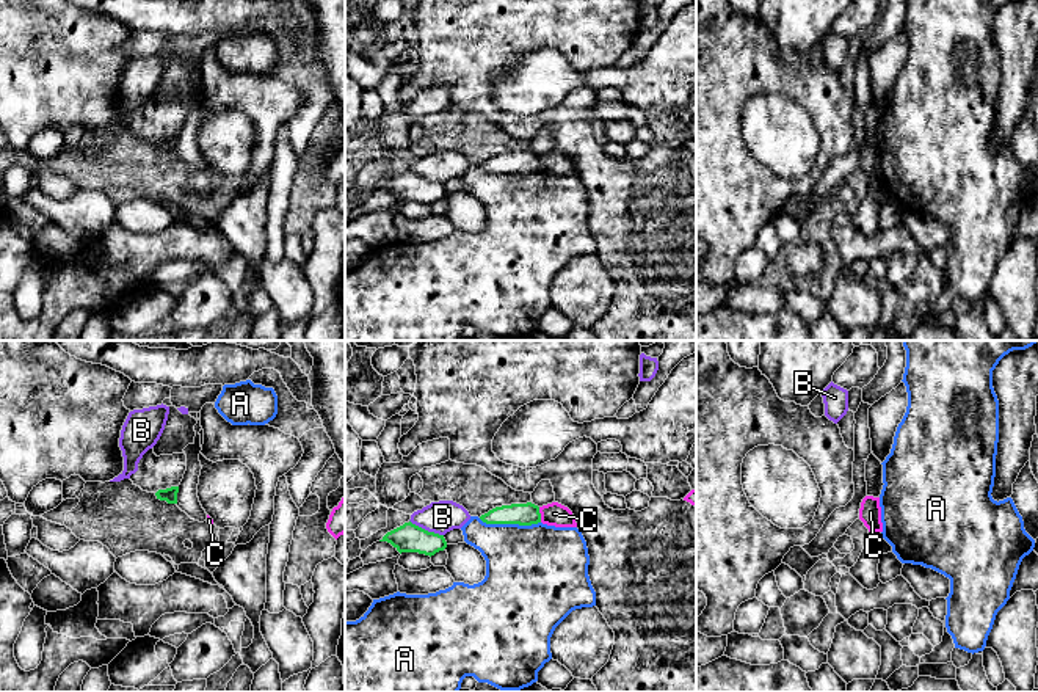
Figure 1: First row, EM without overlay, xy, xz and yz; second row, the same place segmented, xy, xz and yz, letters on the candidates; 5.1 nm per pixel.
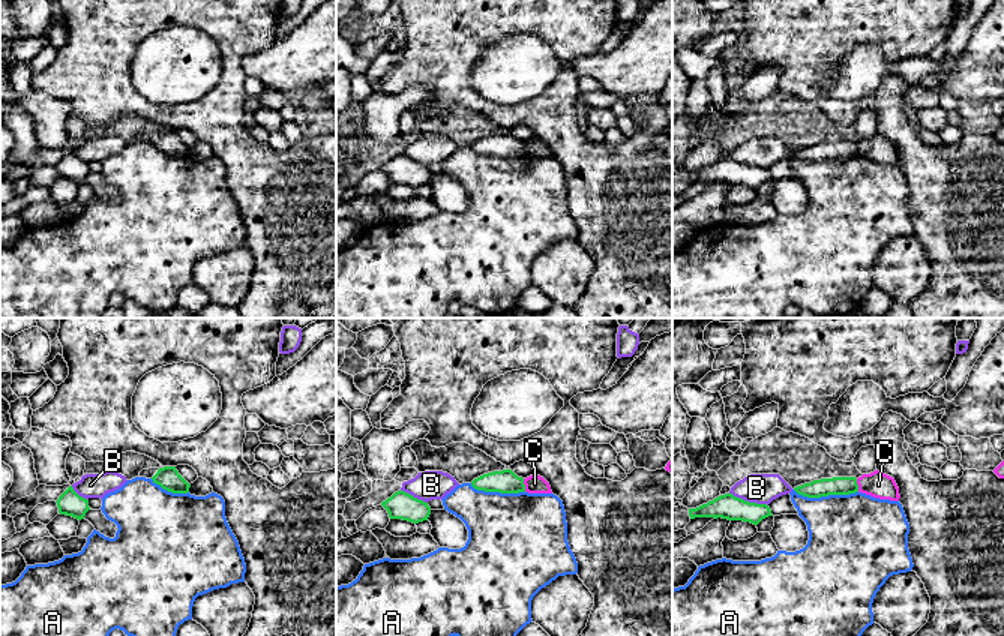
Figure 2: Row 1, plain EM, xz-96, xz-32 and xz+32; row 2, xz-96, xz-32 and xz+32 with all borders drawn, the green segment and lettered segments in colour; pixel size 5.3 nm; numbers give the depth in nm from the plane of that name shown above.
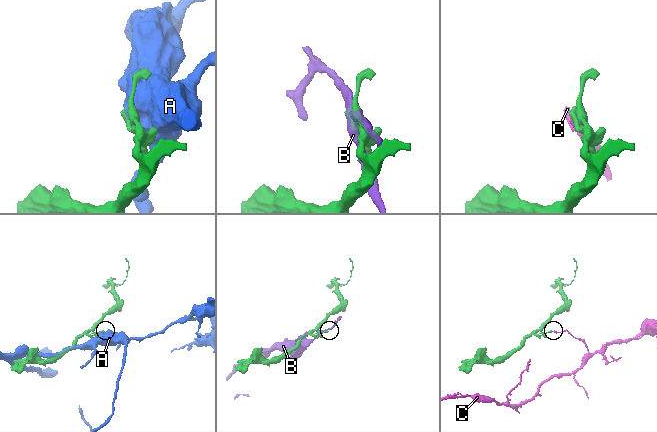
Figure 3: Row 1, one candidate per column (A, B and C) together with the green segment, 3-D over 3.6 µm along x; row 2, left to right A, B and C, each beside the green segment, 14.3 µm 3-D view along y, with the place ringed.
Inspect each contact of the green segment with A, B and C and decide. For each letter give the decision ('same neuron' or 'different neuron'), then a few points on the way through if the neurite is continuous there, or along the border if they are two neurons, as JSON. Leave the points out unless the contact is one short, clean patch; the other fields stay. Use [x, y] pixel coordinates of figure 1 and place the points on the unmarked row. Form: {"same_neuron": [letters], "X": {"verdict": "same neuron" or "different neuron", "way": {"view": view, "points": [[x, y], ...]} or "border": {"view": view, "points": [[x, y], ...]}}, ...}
{"same_neuron": [], "A": {"verdict": "different neuron"}, "B": {"verdict": "different neuron"}, "C": {"verdict": "different neuron", "border": {"view": "xz", "points": [[538, 156], [541, 170]]}}}

